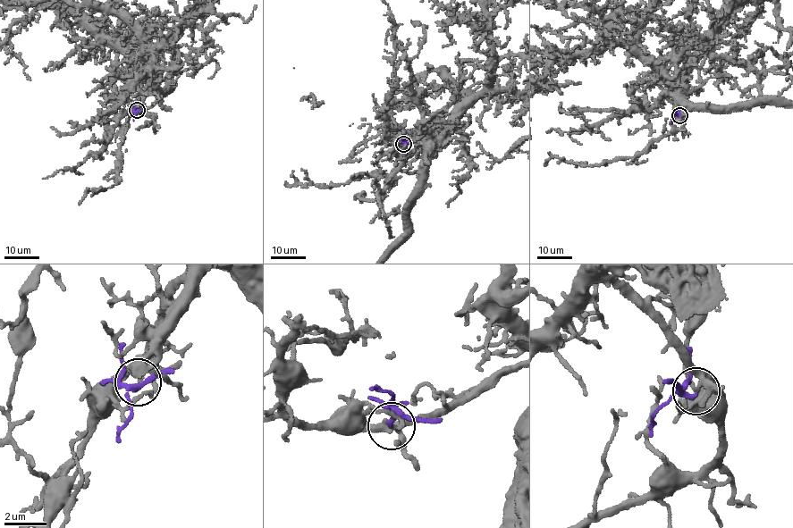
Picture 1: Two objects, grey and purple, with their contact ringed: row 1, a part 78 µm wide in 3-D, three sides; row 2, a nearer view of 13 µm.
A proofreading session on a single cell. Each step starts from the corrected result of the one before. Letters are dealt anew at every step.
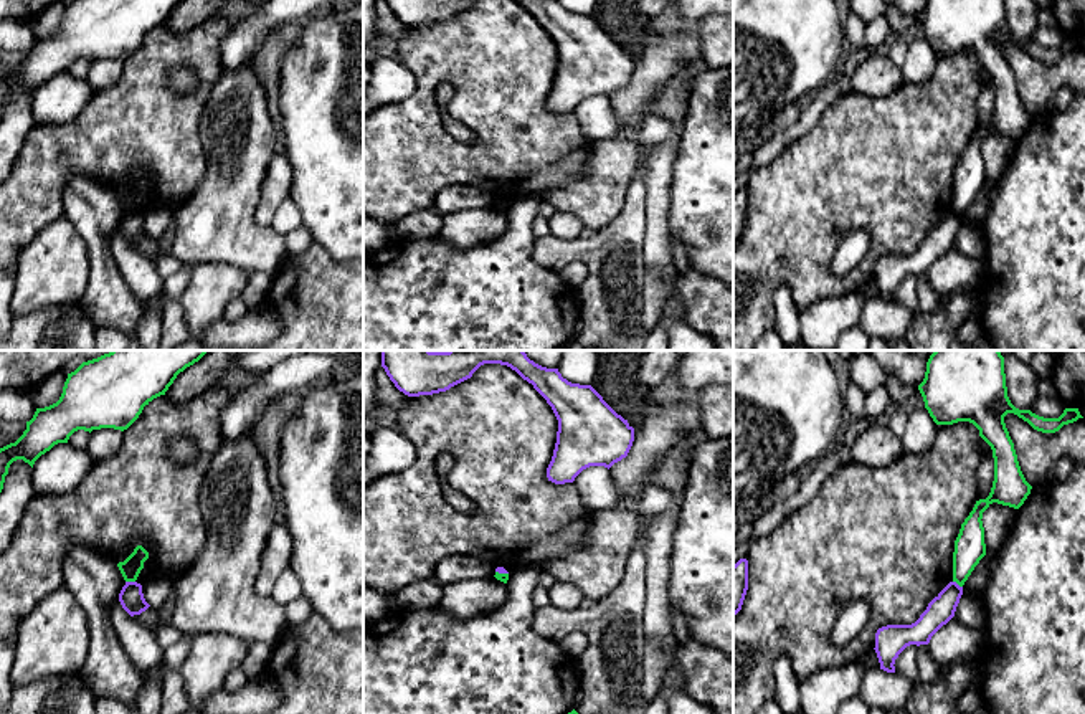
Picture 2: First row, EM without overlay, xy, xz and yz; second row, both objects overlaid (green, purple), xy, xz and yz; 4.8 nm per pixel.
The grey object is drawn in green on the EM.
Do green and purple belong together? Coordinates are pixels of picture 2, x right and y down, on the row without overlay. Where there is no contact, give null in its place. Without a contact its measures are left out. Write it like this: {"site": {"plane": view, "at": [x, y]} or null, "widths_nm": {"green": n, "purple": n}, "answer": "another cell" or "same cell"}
{"site": {"plane": "xy", "at": [131, 210]}, "widths_nm": {"green": 100, "purple": 120}, "answer": "another cell"}

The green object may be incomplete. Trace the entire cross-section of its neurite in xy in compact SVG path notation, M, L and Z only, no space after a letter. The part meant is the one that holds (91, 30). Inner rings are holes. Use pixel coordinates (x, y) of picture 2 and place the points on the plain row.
M74 0L68 3L59 30L36 38L23 64L15 73L0 78L0 122L13 91L23 89L33 98L41 84L58 73L68 73L78 60L89 63L101 58L127 60L145 35L165 25L180 2L183 0Z

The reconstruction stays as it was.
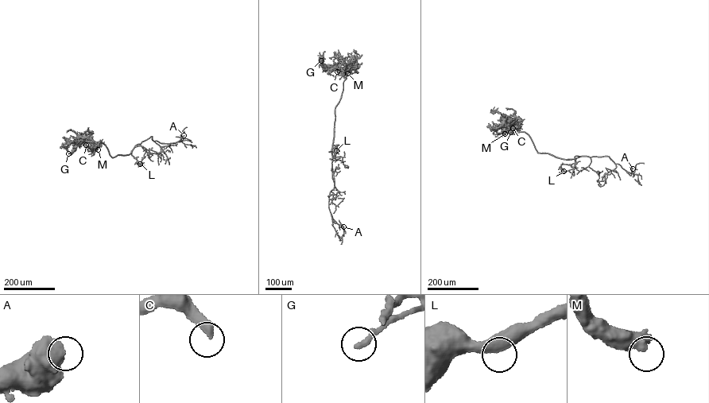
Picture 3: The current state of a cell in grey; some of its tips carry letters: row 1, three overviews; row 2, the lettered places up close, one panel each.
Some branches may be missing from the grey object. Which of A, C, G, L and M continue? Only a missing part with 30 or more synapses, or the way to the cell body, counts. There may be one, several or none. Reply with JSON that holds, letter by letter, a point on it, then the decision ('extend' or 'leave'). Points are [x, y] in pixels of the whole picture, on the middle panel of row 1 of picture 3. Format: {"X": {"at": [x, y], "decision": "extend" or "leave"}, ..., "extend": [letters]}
{"A": {"at": [343, 226], "decision": "leave"}, "C": {"at": [337, 71], "decision": "extend"}, "G": {"at": [321, 60], "decision": "leave"}, "L": {"at": [336, 150], "decision": "leave"}, "M": {"at": [347, 73], "decision": "extend"}, "extend": ["C", "M"]}

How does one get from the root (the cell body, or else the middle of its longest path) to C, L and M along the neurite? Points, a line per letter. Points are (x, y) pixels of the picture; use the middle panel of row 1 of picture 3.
C: (334, 137), (335, 109), (347, 72), (338, 69), (337, 71)
L: (334, 137), (332, 148), (329, 152), (338, 145), (336, 150)
M: (334, 137), (335, 109), (347, 73)

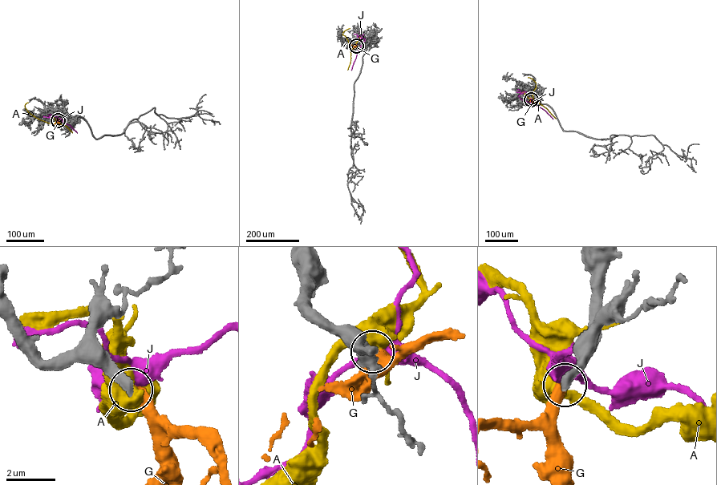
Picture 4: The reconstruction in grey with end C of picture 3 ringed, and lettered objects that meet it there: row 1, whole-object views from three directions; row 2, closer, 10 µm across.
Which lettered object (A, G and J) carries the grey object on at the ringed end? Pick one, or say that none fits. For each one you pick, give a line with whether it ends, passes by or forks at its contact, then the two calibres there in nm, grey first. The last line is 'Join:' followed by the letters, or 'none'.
G: it ends; calibres 380 and 440 nm
Join: G

